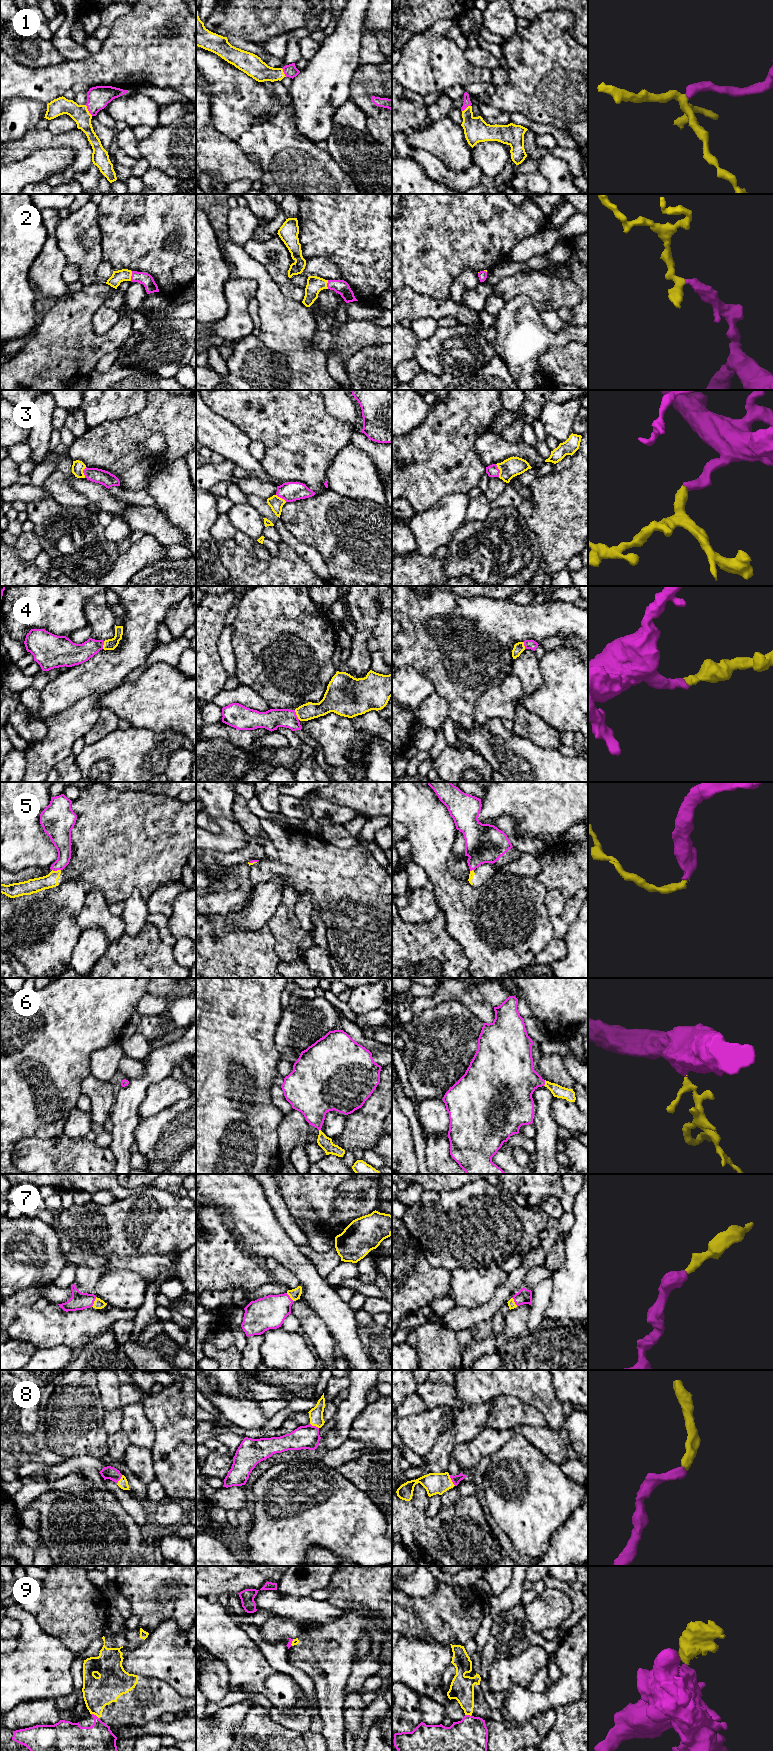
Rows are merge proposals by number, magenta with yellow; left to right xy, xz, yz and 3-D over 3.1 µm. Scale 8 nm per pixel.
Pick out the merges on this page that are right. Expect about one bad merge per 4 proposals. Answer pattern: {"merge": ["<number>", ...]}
{"merge": ["1", "2", "3", "4", "6", "7", "8"]}

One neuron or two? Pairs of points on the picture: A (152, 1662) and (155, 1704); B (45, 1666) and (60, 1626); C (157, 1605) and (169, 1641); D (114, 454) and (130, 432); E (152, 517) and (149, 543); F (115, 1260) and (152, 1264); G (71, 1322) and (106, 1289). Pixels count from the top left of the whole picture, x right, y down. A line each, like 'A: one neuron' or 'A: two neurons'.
A: two neurons
B: two neurons
C: two neurons
D: one neuron
E: two neurons
F: one neuron
G: two neurons

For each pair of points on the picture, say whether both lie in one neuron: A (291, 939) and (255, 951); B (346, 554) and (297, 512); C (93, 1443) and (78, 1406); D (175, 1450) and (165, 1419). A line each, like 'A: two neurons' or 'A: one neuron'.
A: two neurons
B: one neuron
C: one neuron
D: one neuron

